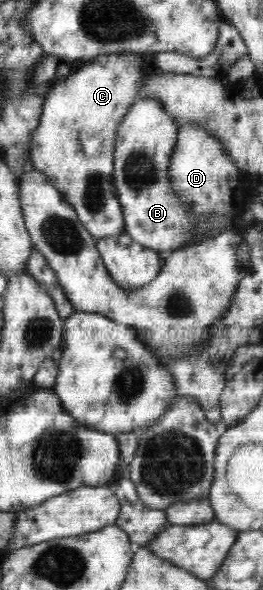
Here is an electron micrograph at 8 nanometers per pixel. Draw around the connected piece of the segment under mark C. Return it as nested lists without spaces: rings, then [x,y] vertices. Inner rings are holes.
[[[112,52],[96,56],[78,70],[72,70],[70,75],[61,81],[61,85],[50,88],[45,94],[37,128],[32,132],[30,160],[33,170],[45,173],[45,176],[53,181],[55,188],[63,194],[67,203],[73,205],[79,221],[97,242],[126,232],[125,218],[113,178],[113,151],[120,122],[129,107],[138,99],[137,94],[145,84],[146,75],[149,75],[149,72],[145,68],[141,53]],[[91,136],[101,138],[101,149],[98,153],[87,157],[83,153],[81,138]]]

